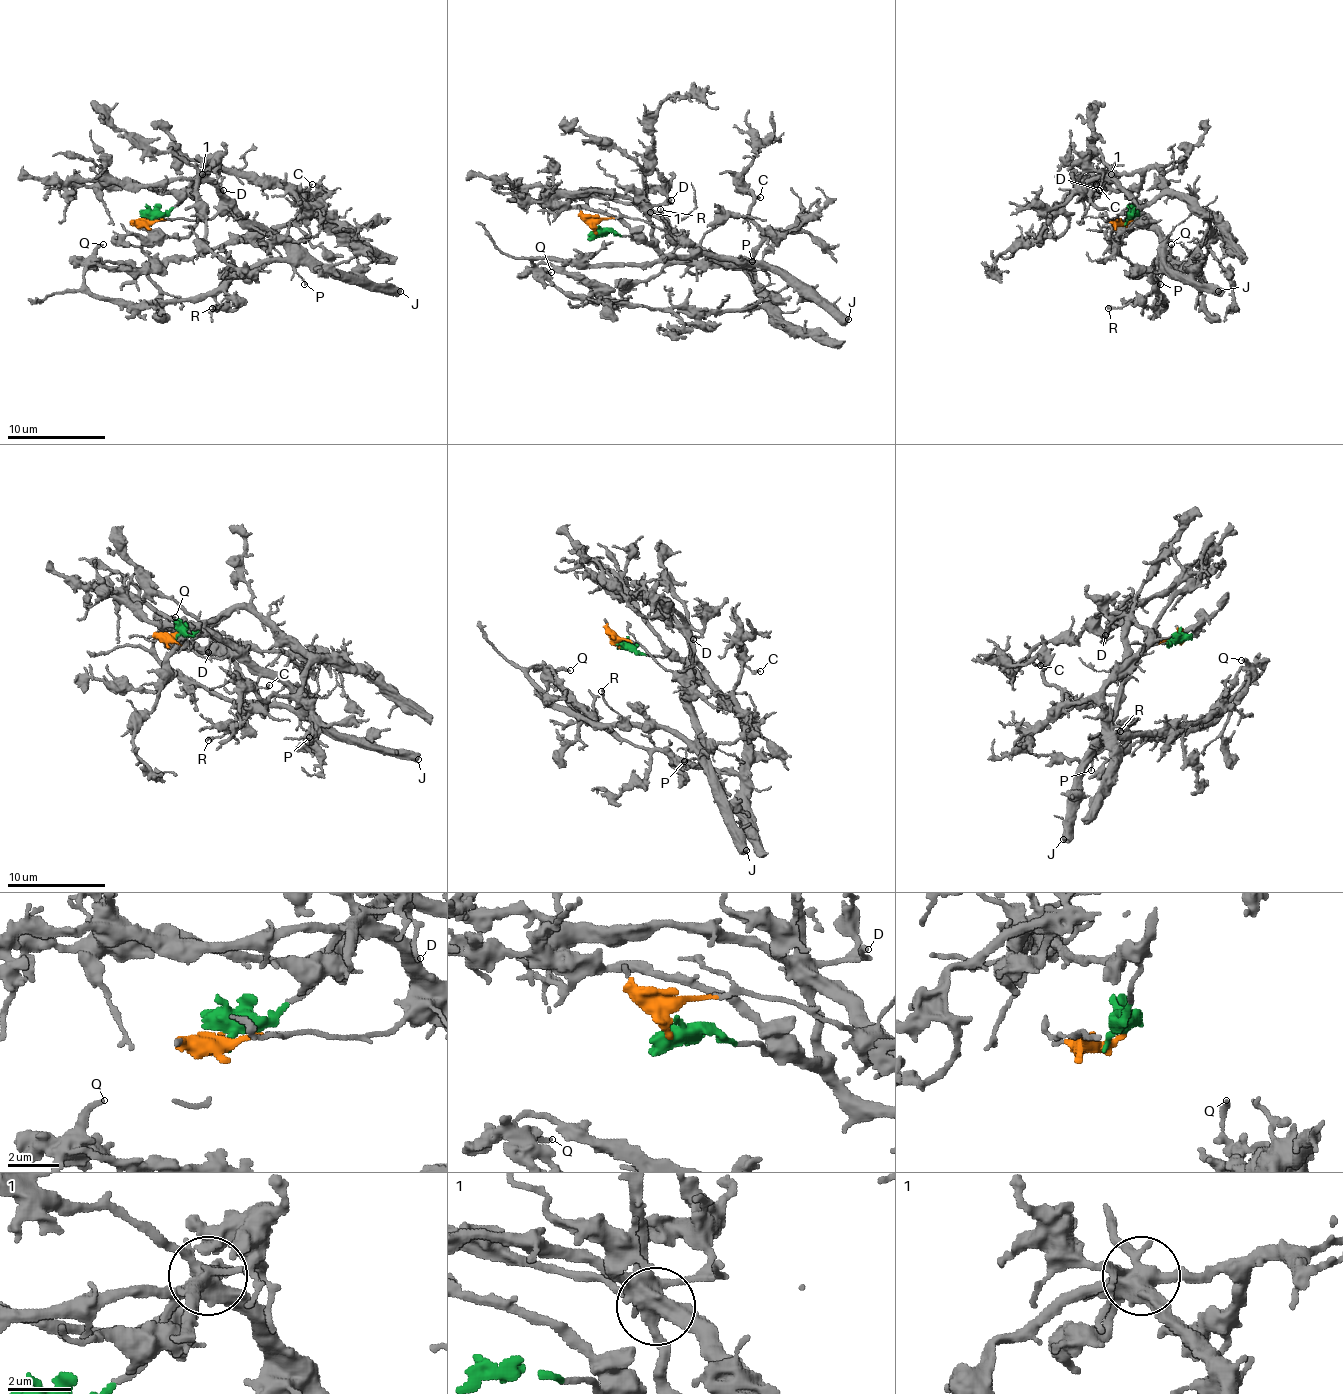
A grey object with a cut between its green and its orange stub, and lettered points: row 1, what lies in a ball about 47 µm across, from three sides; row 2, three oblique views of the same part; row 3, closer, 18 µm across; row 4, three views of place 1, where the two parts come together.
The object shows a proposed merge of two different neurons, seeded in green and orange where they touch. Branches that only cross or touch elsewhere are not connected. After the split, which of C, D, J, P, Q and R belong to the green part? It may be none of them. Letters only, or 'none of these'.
C, D

